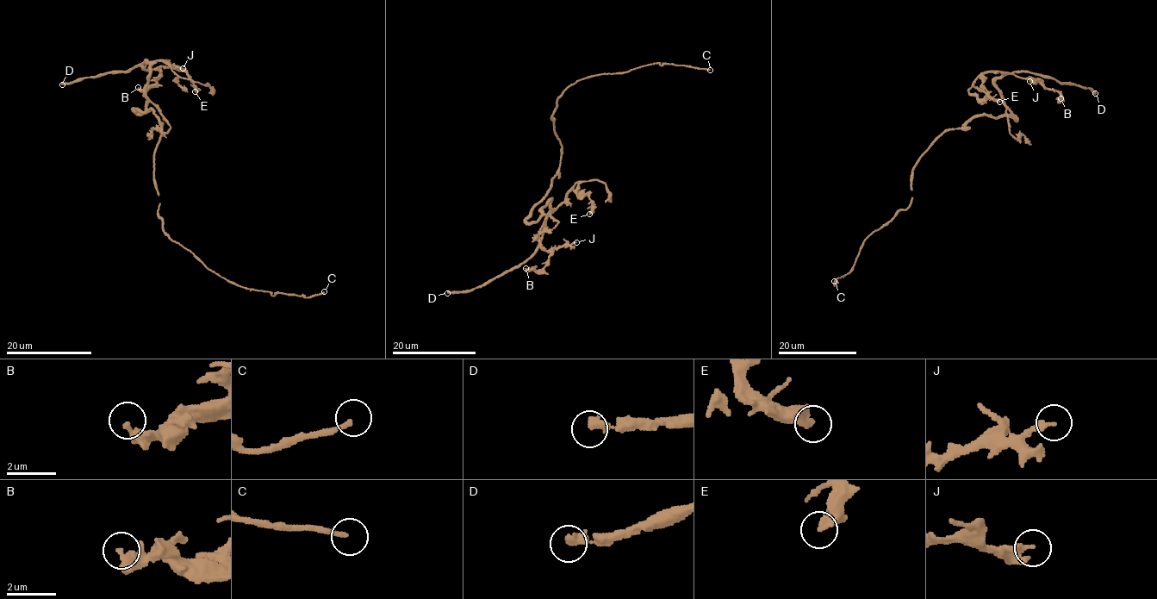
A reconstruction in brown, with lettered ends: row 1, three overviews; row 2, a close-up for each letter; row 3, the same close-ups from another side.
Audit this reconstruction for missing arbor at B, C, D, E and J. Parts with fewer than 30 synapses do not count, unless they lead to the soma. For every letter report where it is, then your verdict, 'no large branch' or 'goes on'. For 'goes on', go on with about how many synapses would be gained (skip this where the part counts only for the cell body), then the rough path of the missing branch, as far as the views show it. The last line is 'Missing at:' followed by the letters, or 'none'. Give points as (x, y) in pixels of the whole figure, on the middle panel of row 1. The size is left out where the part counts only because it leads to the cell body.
B: at (525, 268); no large branch
C: at (710, 70); no large branch
D: at (447, 293); goes on; about 170 synapses
E: at (589, 214); no large branch
J: at (576, 242); no large branch
Missing at: D

